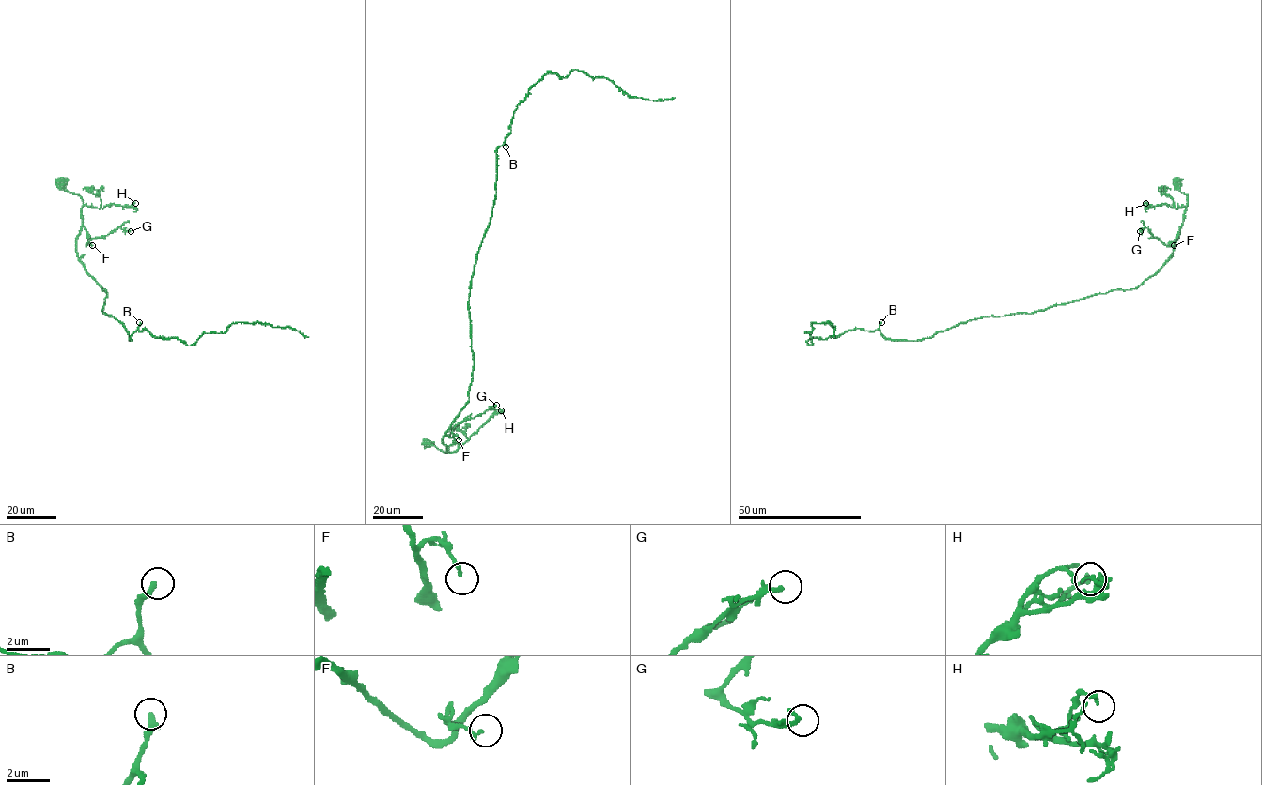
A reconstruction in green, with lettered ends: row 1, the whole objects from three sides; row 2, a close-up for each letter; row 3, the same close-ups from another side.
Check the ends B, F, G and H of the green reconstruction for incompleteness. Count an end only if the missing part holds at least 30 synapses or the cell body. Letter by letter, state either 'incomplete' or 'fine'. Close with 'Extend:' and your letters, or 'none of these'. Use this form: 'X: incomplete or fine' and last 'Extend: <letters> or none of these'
B: incomplete
F: fine
G: fine
H: fine
Extend: B

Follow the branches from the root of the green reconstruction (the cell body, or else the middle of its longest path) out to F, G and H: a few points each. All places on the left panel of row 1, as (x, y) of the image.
F: (116, 319), (103, 314), (106, 291), (86, 271), (77, 256), (76, 239), (83, 227), (87, 243), (92, 245)
G: (116, 319), (103, 314), (107, 294), (86, 271), (76, 239), (83, 227), (86, 246), (118, 227), (131, 231)
H: (116, 319), (103, 314), (106, 291), (86, 271), (76, 253), (81, 207), (135, 203)

